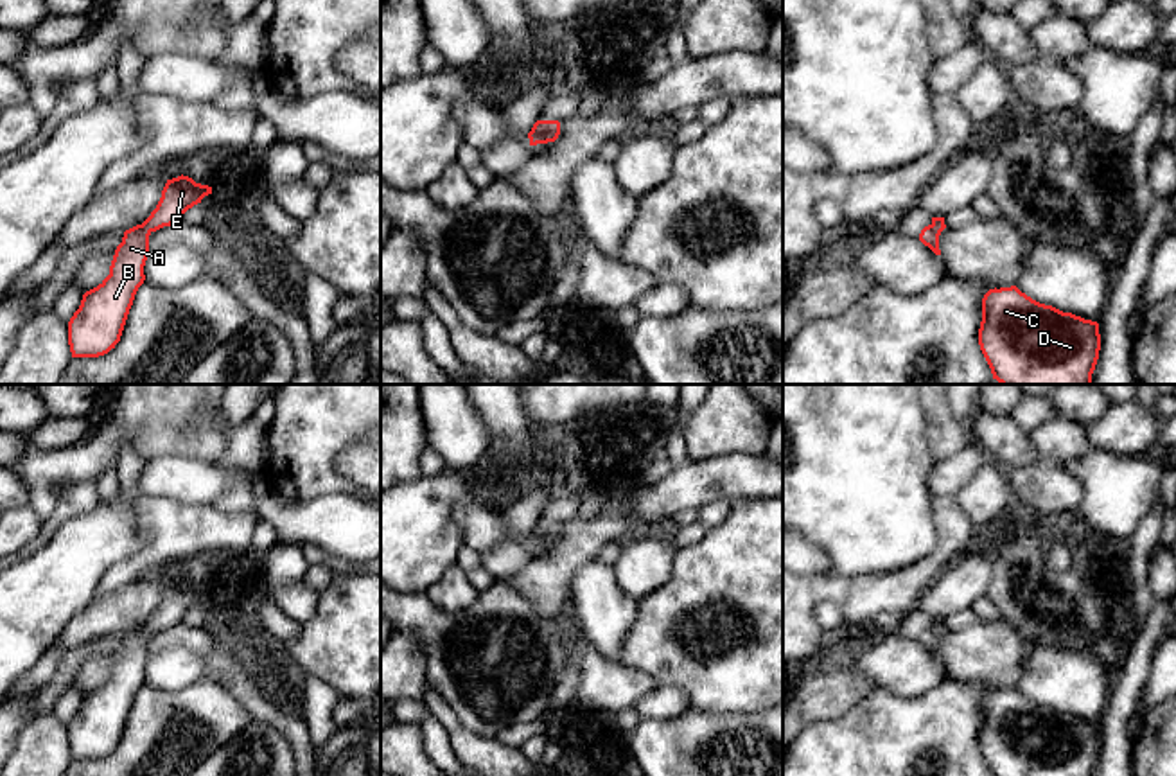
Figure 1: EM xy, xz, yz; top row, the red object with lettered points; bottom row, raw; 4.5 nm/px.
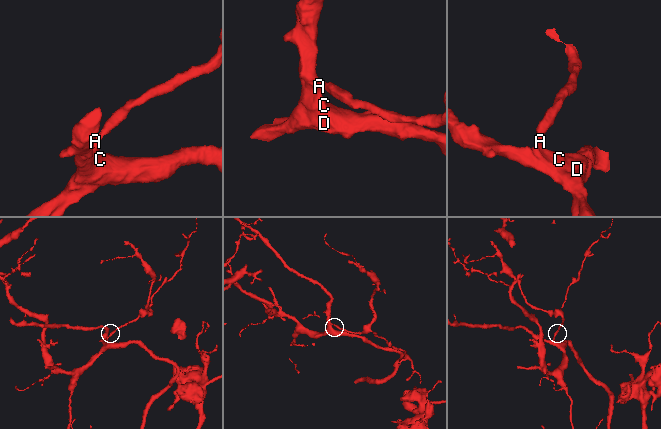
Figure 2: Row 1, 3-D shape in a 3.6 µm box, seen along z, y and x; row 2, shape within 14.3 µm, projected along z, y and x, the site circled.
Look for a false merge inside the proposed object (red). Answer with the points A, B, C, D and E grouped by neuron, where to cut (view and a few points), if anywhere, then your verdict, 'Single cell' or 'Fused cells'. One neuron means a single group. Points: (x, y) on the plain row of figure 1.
Groups: A B C D E. No split. Single cell

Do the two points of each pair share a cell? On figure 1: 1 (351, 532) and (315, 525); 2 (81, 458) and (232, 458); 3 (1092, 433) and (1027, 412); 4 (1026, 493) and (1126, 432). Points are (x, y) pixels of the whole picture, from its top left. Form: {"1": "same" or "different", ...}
{"1": "same", "2": "different", "3": "same", "4": "same"}

